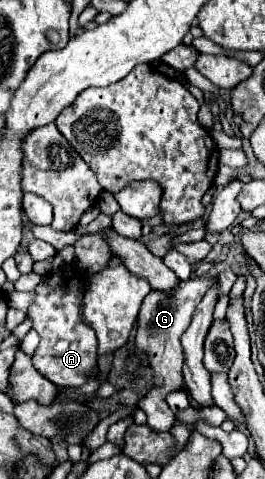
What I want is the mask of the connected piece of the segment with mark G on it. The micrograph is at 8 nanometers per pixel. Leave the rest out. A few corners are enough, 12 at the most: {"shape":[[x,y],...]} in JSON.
{"shape":[[215,279],[151,291],[135,345],[153,389],[137,403],[153,431],[175,423],[165,397],[183,389],[181,335]]}

